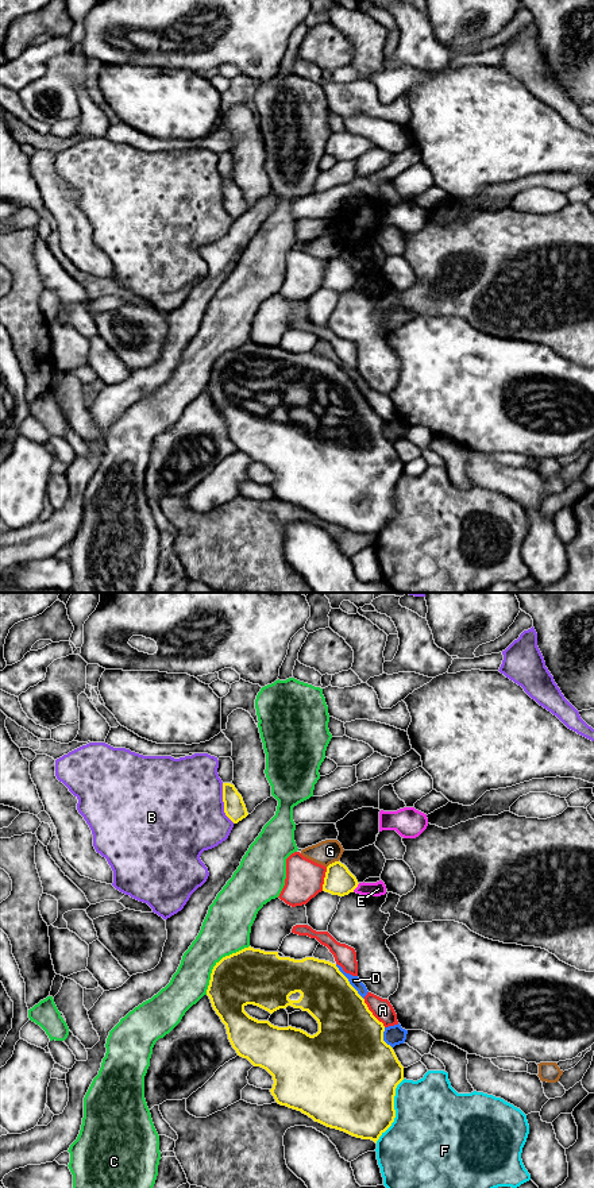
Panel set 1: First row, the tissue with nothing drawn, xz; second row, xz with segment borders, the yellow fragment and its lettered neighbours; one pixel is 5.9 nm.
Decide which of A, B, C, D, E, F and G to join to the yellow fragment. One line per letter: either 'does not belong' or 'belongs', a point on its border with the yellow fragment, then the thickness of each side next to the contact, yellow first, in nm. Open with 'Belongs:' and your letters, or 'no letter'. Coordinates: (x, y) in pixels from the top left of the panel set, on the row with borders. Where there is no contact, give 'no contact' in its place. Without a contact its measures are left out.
Belongs: no letter
A: does not belong; meets yellow in xz at (371, 1013); 420 nm thick on the yellow side, 120 nm on the other
B: does not belong; meets yellow in xz at (224, 803); 130 nm thick on the yellow side, 480 nm on the other
C: does not belong; meets yellow in xz at (218, 963); 340 nm thick on the yellow side, 280 nm on the other
D: does not belong; meets yellow in xz at (348, 982); 320 nm thick on the yellow side, 60 nm on the other
E: does not belong; meets yellow in xz at (357, 886); 170 nm thick on the yellow side, 90 nm on the other
F: does not belong; meets yellow in xz at (394, 1111); 440 nm thick on the yellow side, 480 nm on the other
G: does not belong; meets yellow in xz at (332, 863); 170 nm thick on the yellow side, 140 nm on the other

